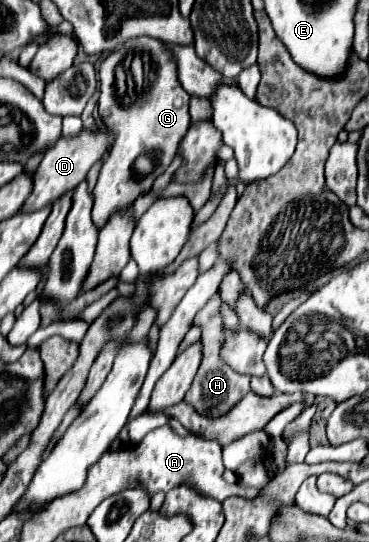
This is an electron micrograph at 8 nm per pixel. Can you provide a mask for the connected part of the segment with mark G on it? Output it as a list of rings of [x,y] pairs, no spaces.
[[[152,37],[130,39],[116,47],[102,61],[98,79],[102,125],[116,131],[116,143],[102,163],[94,189],[92,219],[100,229],[114,211],[126,209],[138,195],[150,191],[156,177],[172,163],[190,127],[190,95],[184,95],[180,87],[174,53]]]

